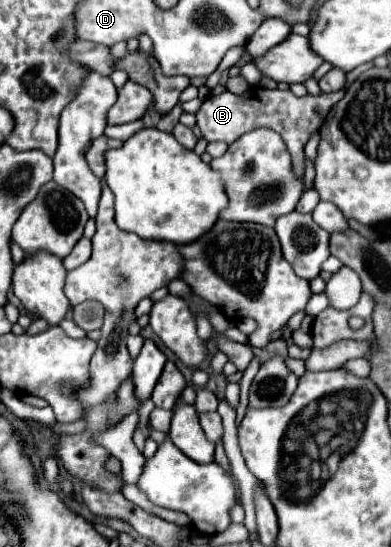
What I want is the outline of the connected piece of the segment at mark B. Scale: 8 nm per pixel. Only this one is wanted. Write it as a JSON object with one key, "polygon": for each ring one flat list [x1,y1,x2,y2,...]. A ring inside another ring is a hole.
{"polygon":[[252,86,244,94,232,94,228,90,220,94,210,94,200,110,196,112,196,126,200,126,202,136,206,142,226,142,232,144,236,142,242,134,256,130,256,128,270,128,282,136,286,142,286,148,292,156,292,170,296,176,304,176,304,146,308,138,320,130,324,124,330,108,344,96,344,90,332,92,332,94,320,94,320,96,310,96,306,94,304,98,296,98,290,90,266,90,262,86]]}

